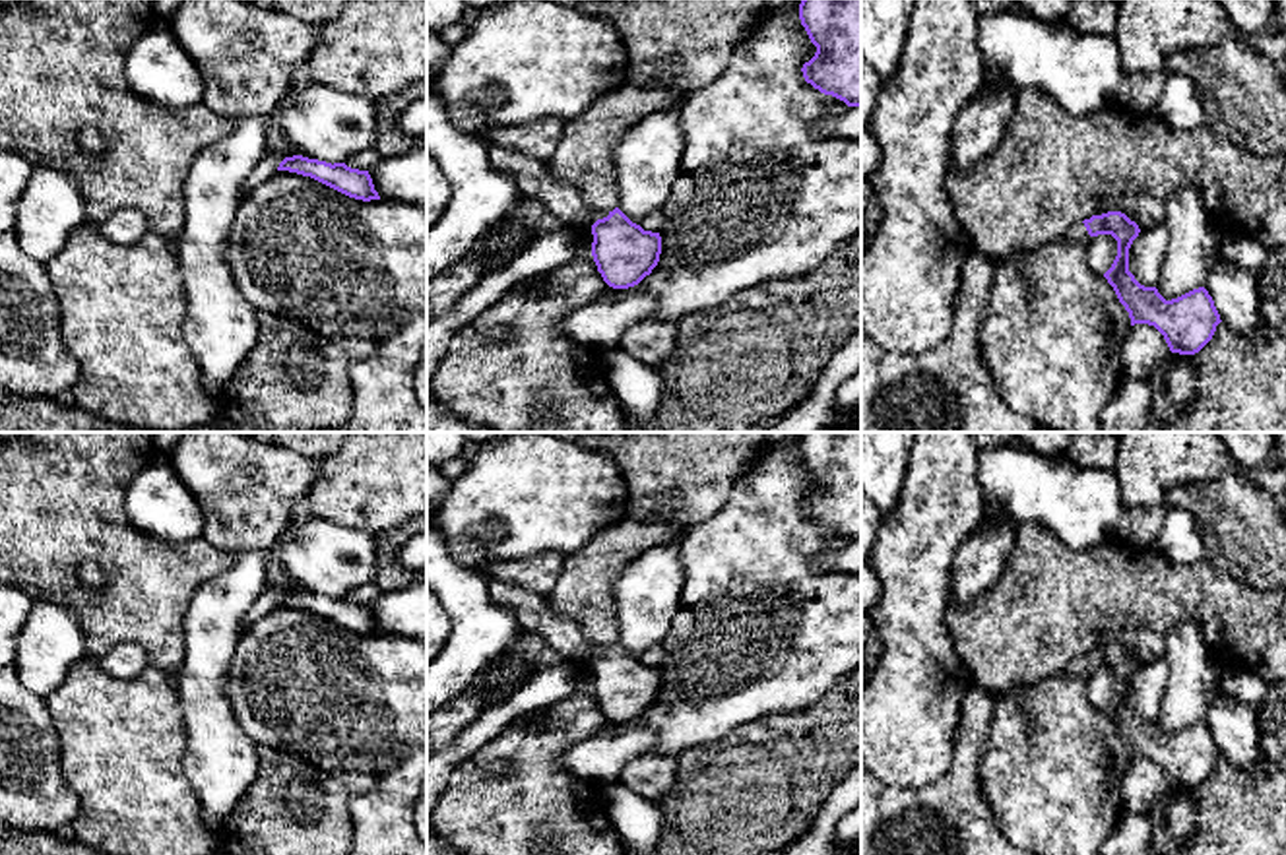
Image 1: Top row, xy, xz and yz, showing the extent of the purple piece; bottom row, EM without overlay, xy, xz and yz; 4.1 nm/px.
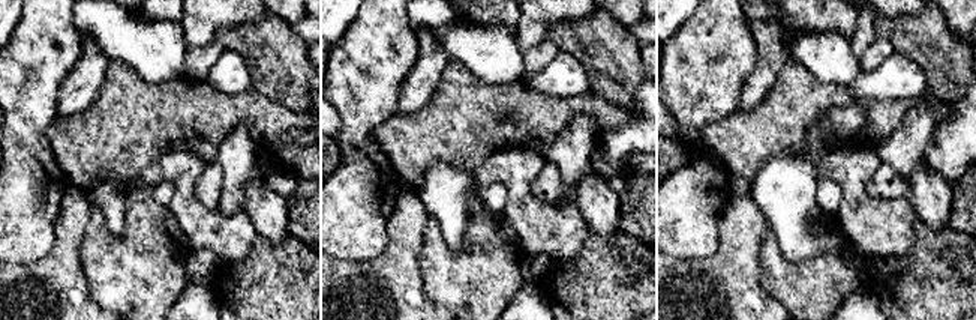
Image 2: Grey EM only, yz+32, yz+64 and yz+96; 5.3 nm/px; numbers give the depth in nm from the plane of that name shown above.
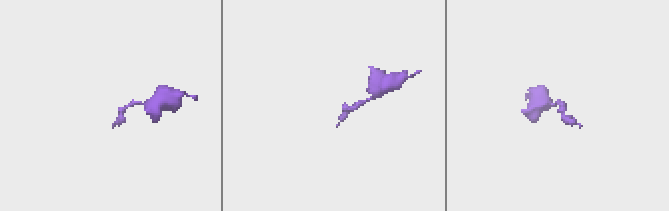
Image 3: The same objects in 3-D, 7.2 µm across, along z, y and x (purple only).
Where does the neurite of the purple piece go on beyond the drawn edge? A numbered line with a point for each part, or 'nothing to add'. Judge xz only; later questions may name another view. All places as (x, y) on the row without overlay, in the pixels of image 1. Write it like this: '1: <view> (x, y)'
1: xz (532, 611)

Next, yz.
1: yz (1077, 665)

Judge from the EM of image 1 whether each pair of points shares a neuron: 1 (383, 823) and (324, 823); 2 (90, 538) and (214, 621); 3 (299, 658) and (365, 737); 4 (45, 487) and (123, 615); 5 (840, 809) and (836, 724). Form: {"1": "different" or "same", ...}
{"1": "different", "2": "different", "3": "same", "4": "same", "5": "different"}

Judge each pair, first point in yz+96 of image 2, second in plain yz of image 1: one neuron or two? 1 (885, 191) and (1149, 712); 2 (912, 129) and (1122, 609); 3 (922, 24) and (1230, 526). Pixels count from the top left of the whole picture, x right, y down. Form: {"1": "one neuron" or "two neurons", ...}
{"1": "one neuron", "2": "two neurons", "3": "one neuron"}

